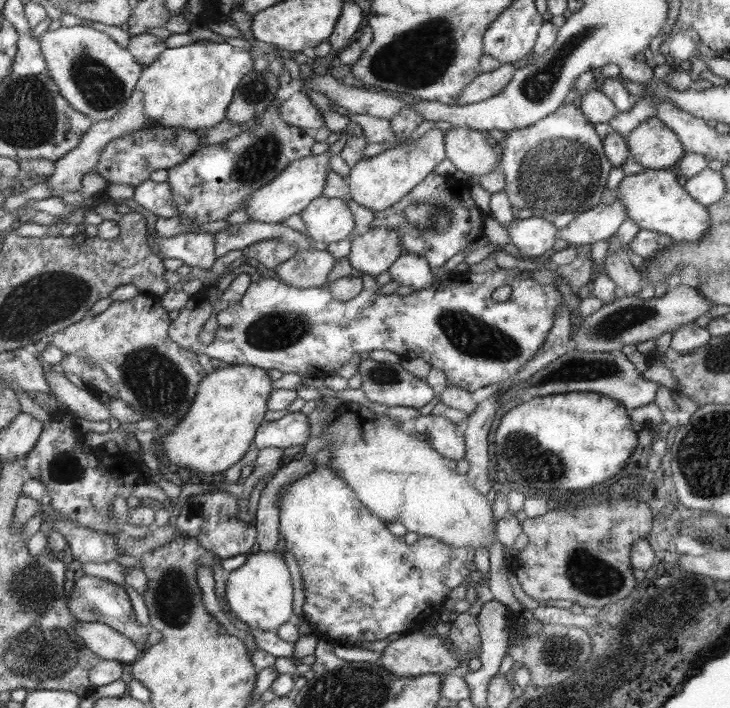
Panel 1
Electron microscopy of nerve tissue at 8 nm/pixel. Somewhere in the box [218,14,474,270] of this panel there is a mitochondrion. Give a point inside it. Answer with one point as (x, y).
(420, 58)

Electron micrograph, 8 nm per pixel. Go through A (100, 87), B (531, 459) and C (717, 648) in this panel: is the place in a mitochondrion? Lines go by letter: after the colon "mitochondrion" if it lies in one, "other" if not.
A: mitochondrion
B: mitochondrion
C: other

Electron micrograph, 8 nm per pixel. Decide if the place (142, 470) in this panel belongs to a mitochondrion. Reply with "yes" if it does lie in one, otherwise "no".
no

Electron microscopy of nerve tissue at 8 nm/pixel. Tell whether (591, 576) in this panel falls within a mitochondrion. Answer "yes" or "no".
yes

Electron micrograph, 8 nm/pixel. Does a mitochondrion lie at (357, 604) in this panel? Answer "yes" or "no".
yes

